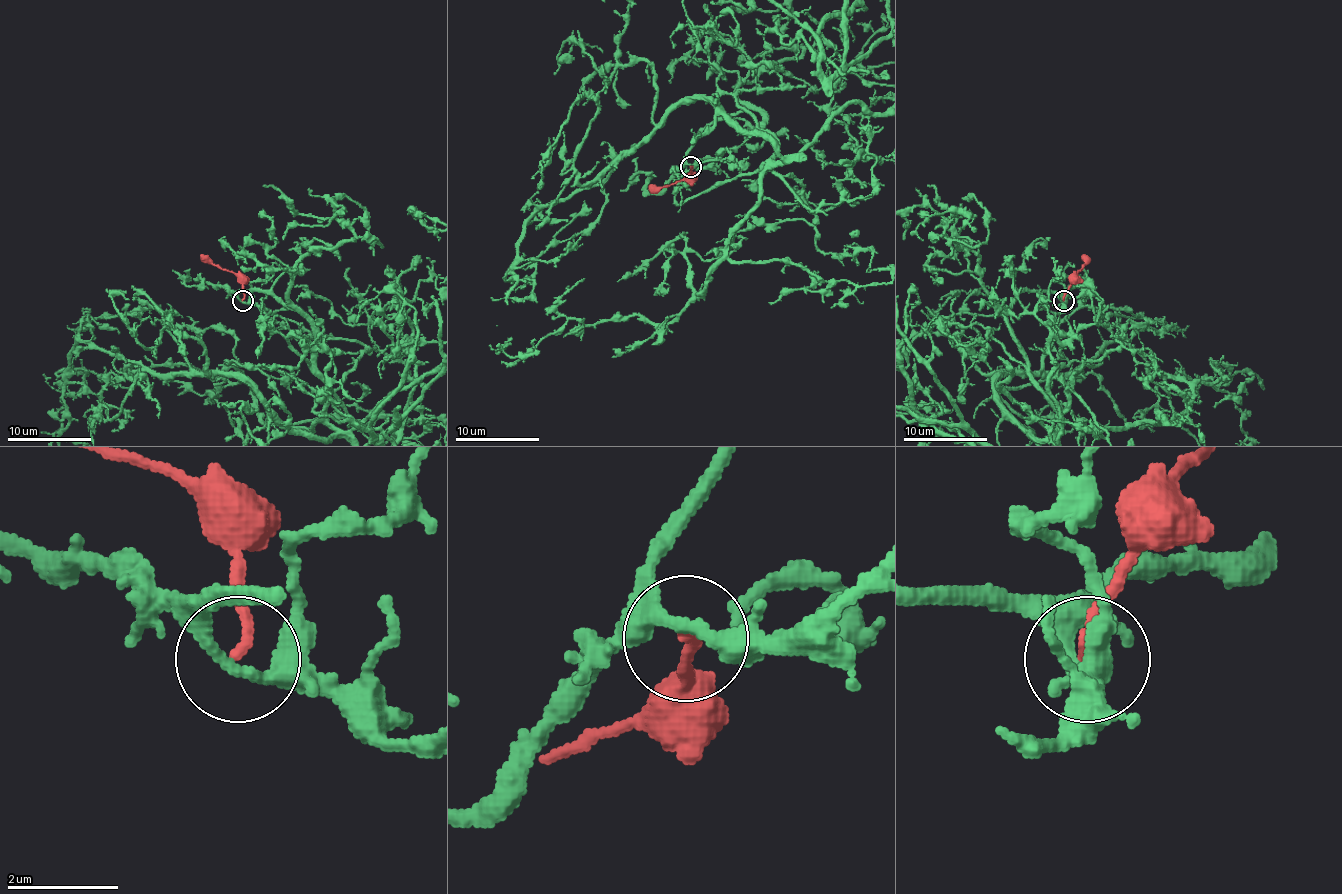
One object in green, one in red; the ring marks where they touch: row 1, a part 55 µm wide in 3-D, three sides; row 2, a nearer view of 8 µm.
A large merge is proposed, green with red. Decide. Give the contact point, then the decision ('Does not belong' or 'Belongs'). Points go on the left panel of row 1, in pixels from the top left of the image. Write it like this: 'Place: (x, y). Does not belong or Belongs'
Place: (243, 300). Does not belong

